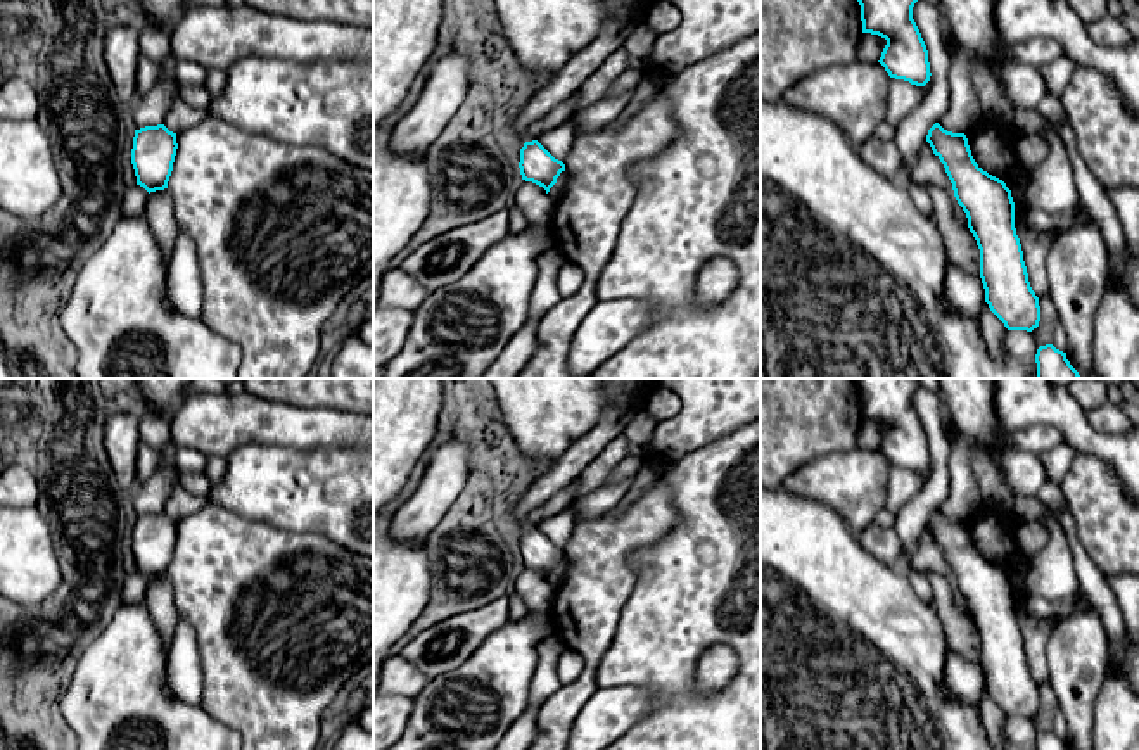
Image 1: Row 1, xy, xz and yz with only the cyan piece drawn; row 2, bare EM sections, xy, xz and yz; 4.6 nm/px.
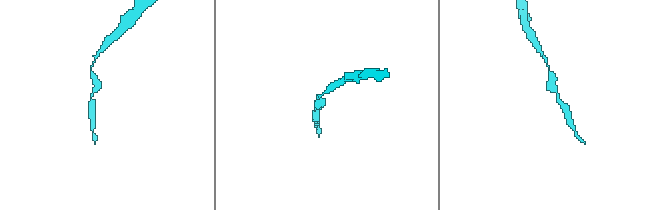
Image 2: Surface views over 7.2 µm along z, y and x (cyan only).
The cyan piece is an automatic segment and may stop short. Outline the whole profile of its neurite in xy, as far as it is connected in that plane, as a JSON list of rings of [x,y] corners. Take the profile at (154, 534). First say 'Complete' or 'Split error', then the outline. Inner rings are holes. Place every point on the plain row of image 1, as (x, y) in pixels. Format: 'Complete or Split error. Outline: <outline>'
Complete. Outline: [[[164,512],[135,517],[131,551],[137,572],[149,581],[168,575],[176,536],[176,520]]]

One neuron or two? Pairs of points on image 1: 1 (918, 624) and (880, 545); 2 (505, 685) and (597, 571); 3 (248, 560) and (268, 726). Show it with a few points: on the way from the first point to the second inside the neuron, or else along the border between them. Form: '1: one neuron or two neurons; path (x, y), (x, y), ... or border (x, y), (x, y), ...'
1: two neurons; border (859, 540), (880, 560), (899, 565)
2: two neurons; border (550, 621), (555, 631)
3: one neuron; path (230, 602), (222, 635), (232, 654), (261, 685)

